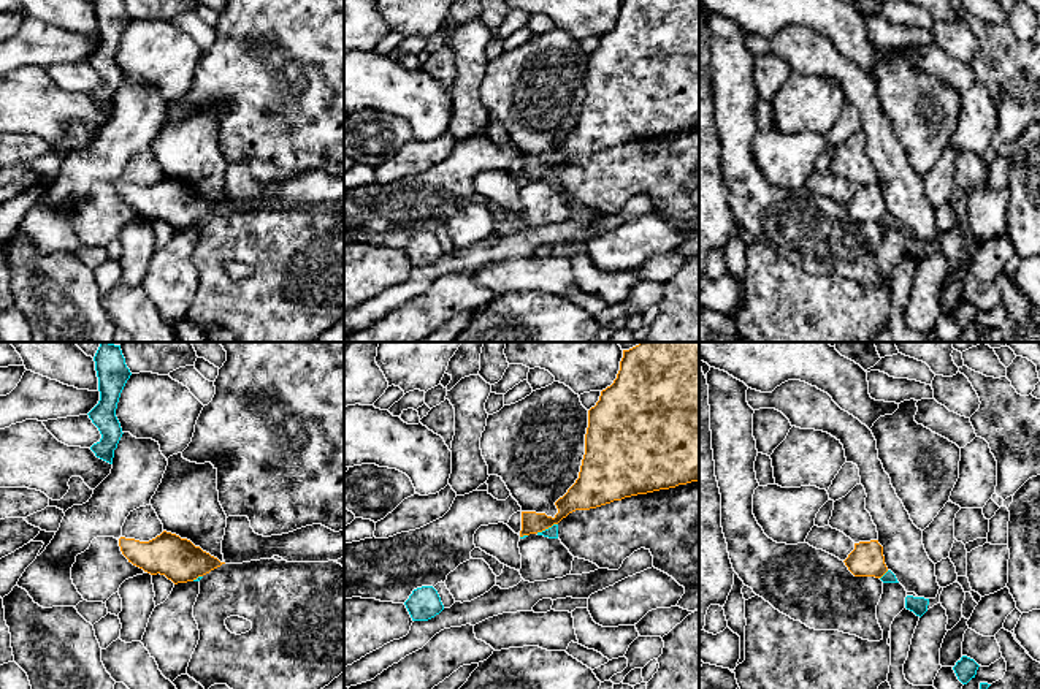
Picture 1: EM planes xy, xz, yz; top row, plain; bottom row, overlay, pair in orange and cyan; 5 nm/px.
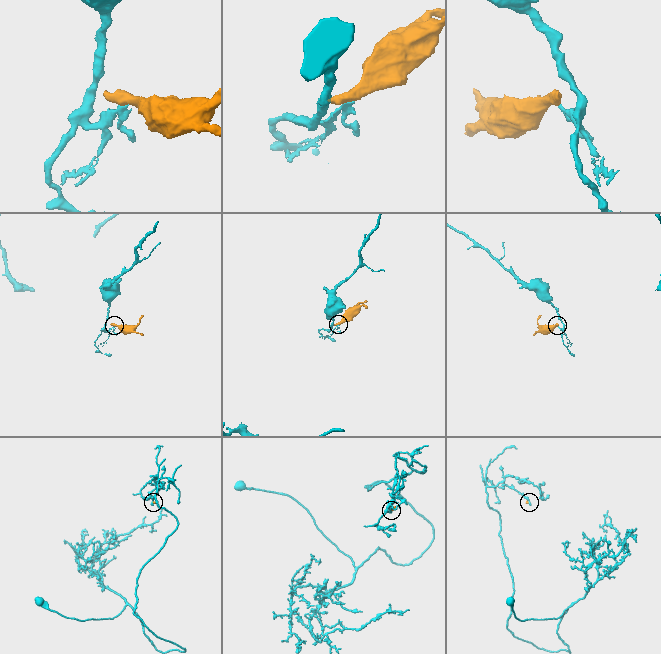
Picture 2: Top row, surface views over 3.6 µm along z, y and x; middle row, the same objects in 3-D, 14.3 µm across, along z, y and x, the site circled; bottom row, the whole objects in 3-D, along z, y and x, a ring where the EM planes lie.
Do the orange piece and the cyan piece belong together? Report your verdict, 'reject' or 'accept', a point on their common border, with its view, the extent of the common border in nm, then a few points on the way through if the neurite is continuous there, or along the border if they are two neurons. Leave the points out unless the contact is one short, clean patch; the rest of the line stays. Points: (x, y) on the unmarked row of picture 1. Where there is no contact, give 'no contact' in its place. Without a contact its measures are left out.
reject | xz (546, 173) | 120 nm | along xz (557, 168), (536, 178)

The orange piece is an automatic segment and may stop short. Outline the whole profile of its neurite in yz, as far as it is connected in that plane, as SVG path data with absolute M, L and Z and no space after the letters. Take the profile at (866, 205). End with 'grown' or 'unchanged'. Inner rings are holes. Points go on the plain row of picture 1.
M878 185L855 188L855 195L843 207L855 222L881 223L888 217Z | unchanged

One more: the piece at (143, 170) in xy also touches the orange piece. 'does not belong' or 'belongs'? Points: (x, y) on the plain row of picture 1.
does not belong

